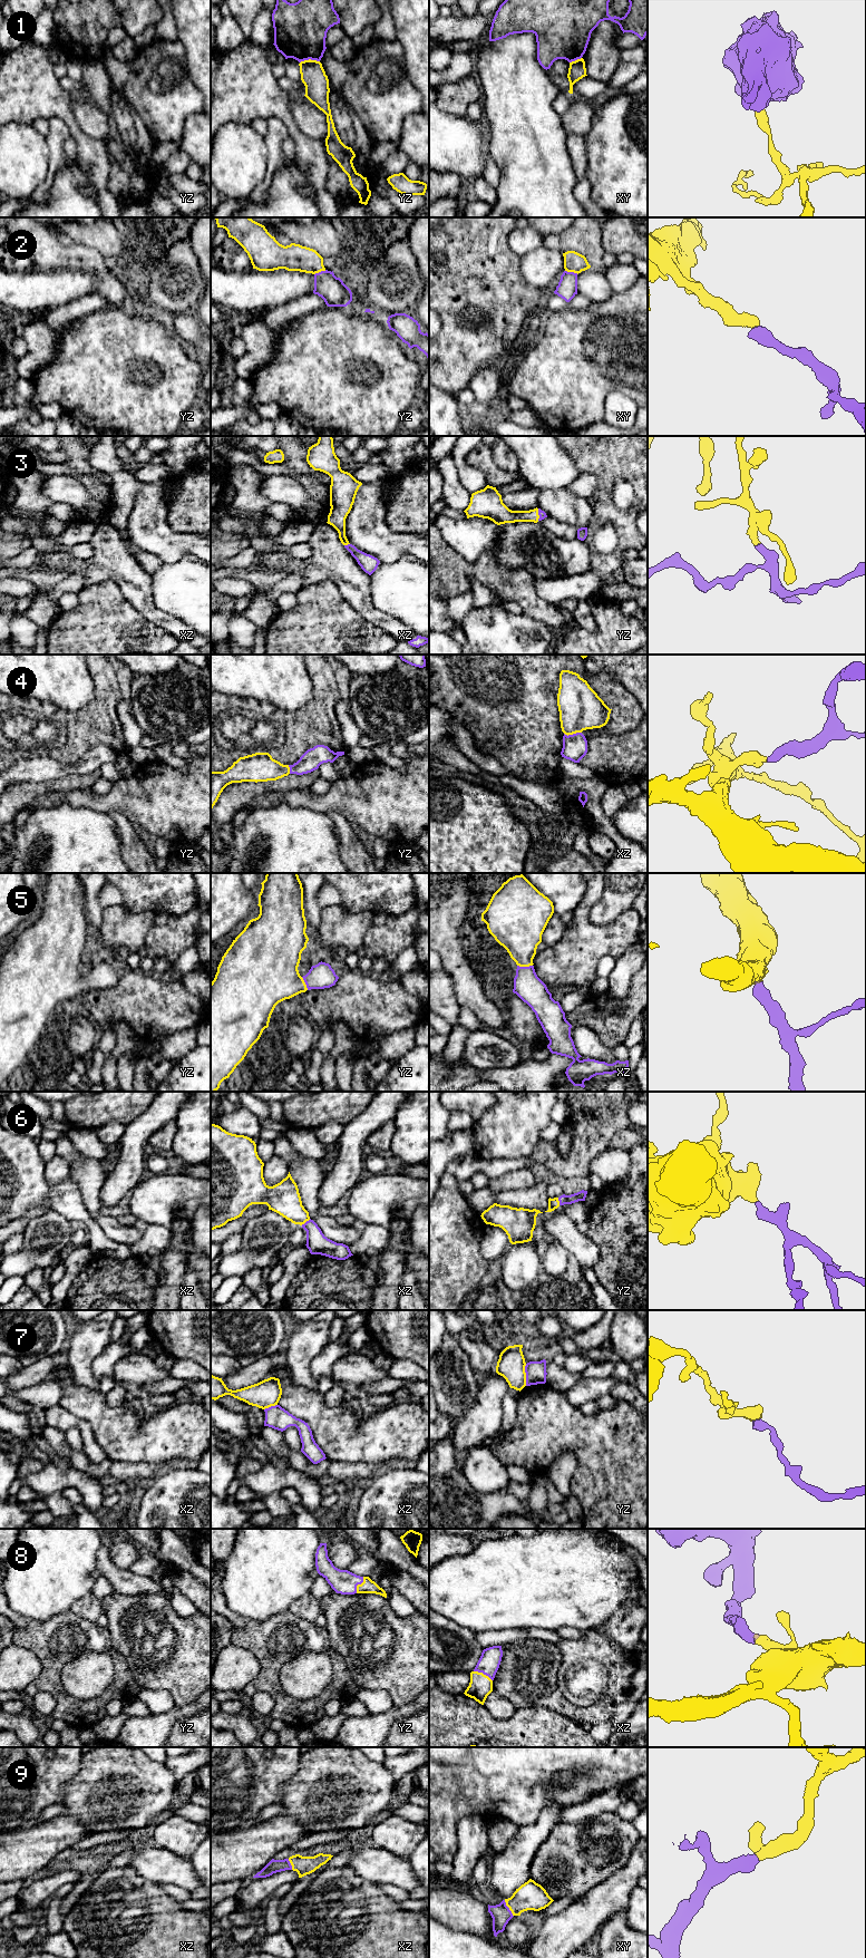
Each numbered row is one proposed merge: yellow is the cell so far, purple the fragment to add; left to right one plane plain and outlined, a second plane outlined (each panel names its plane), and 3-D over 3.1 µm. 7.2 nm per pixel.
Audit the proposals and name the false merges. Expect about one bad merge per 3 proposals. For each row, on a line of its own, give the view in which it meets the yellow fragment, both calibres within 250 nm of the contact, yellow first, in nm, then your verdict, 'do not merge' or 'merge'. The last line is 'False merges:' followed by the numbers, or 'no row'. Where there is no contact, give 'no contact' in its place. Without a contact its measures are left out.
1: meets yellow in yz; 180 nm thick on the yellow side, 380 nm on the other; do not merge
2: meets yellow in xy; 140 nm thick on the yellow side, 140 nm on the other; merge
3: meets yellow in xz; 140 nm thick on the yellow side, 120 nm on the other; merge
4: meets yellow in xz; 320 nm thick on the yellow side, 180 nm on the other; merge
5: meets yellow in xz; 320 nm thick on the yellow side, 200 nm on the other; merge
6: meets yellow in xz; 220 nm thick on the yellow side, 150 nm on the other; merge
7: meets yellow in yz; 200 nm thick on the yellow side, 140 nm on the other; do not merge
8: meets yellow in yz; 100 nm thick on the yellow side, 180 nm on the other; merge
9: meets yellow in xy; 200 nm thick on the yellow side, 140 nm on the other; merge
False merges: 1, 7

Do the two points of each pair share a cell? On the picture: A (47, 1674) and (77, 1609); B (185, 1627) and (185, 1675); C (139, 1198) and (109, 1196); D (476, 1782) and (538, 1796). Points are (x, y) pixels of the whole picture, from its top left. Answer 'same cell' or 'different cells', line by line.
A: different cells
B: same cell
C: different cells
D: same cell

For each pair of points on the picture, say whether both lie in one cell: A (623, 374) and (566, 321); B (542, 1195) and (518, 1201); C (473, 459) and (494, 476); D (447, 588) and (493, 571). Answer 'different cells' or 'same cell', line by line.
A: same cell
B: same cell
C: same cell
D: same cell

